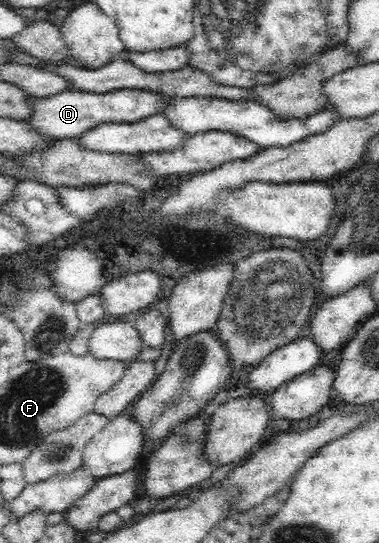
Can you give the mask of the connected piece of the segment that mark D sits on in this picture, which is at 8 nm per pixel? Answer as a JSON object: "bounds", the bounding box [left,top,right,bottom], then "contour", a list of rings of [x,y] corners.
{"bounds":[21,89,167,140],"contour":[[[121,89],[109,93],[85,93],[79,90],[59,92],[55,96],[27,99],[29,117],[21,119],[29,128],[41,136],[55,140],[77,139],[81,133],[89,132],[97,125],[108,123],[135,123],[143,117],[154,116],[163,108],[167,96],[139,89]]]}

